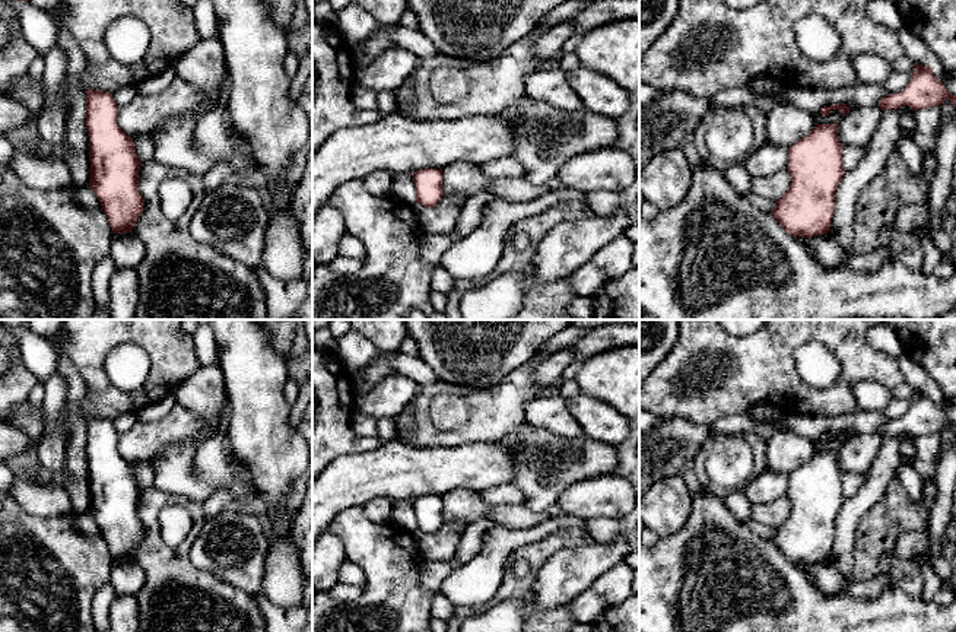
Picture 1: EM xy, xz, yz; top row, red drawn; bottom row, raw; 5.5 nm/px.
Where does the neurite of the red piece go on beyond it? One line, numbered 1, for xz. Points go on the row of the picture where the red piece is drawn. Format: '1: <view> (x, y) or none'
1: none

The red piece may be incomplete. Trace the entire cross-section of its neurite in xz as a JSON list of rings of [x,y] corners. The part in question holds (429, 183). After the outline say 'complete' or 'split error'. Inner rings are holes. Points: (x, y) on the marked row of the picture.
[[[425,168],[413,172],[416,201],[425,207],[433,207],[444,196],[442,169]]]; complete

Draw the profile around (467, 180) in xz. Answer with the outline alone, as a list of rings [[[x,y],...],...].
[[[466,162],[447,165],[444,169],[444,194],[469,197],[487,193],[492,178],[483,166]]]

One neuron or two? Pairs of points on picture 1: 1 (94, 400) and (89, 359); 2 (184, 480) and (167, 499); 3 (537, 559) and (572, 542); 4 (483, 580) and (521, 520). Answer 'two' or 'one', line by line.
1: one
2: two
3: one
4: two

